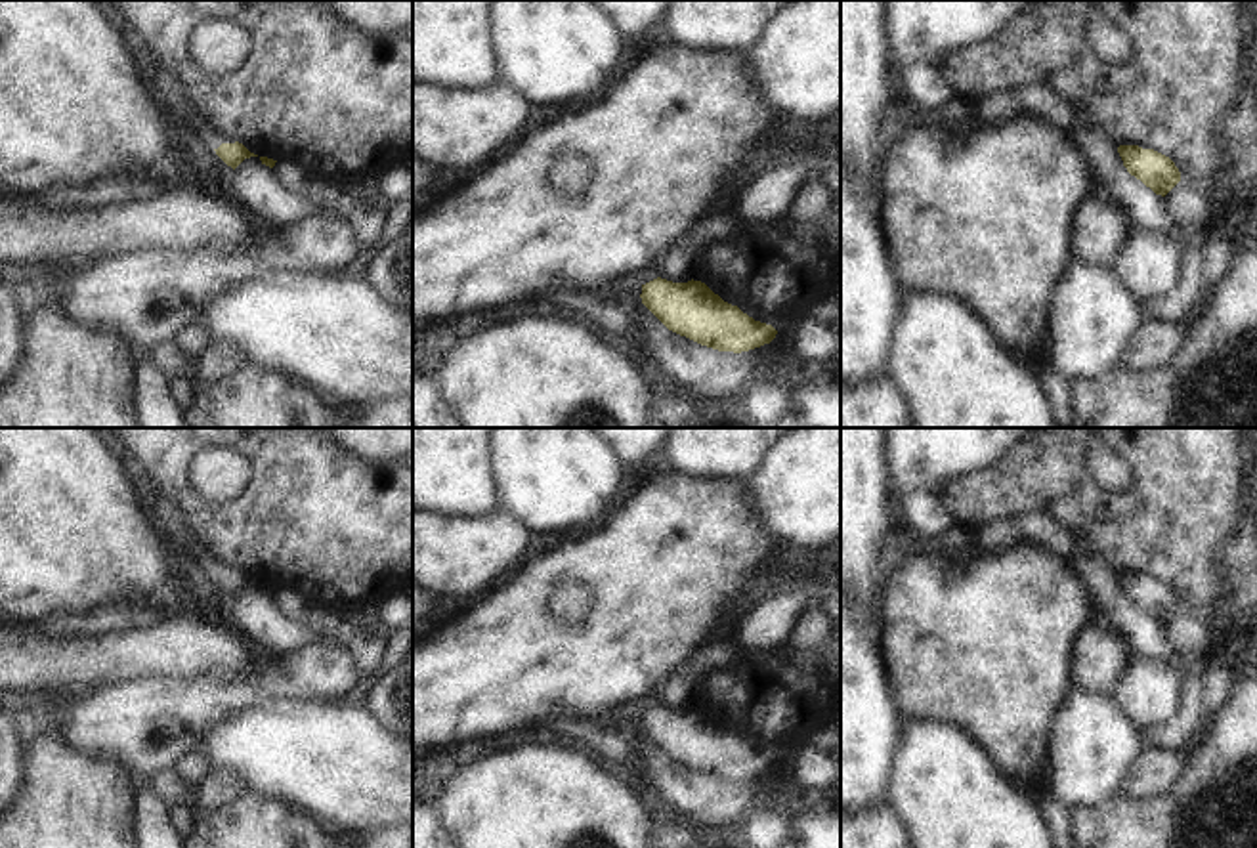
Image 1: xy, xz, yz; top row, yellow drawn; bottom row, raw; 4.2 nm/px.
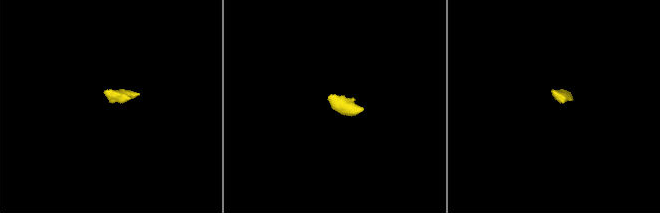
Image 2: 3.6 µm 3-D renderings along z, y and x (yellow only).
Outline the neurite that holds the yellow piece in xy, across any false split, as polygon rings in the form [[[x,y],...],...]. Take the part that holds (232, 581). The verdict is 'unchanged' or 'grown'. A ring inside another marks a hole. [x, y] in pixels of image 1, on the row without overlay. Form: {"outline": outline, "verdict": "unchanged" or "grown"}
{"outline": [[[155,491],[159,497],[155,514],[159,519],[166,525],[166,539],[174,544],[178,550],[187,550],[193,554],[193,558],[199,562],[199,565],[204,569],[206,575],[214,577],[216,583],[233,598],[250,584],[258,584],[250,581],[243,571],[224,571],[199,544],[199,541],[193,537],[191,529],[183,521],[181,512],[174,506],[172,500],[162,497],[159,491]]], "verdict": "grown"}

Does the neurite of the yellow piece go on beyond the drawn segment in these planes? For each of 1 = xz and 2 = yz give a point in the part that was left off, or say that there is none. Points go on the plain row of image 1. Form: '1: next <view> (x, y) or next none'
1: next none
2: next none

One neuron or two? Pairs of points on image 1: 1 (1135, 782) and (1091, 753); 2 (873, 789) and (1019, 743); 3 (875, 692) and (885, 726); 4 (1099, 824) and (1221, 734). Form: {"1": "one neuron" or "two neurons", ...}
{"1": "two neurons", "2": "two neurons", "3": "one neuron", "4": "one neuron"}

